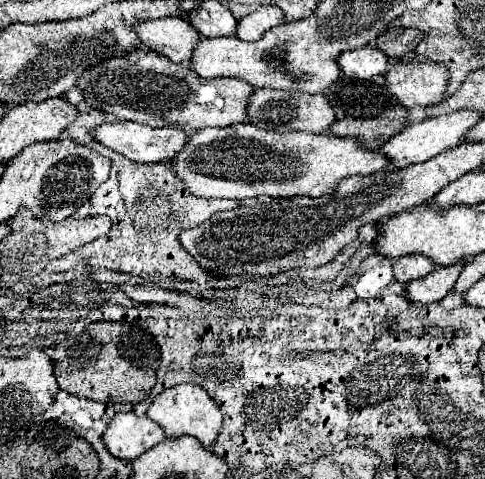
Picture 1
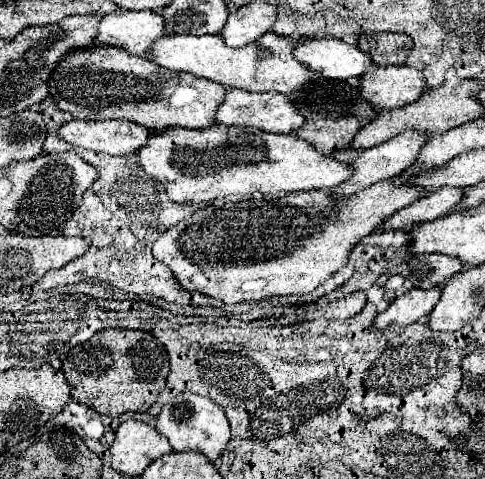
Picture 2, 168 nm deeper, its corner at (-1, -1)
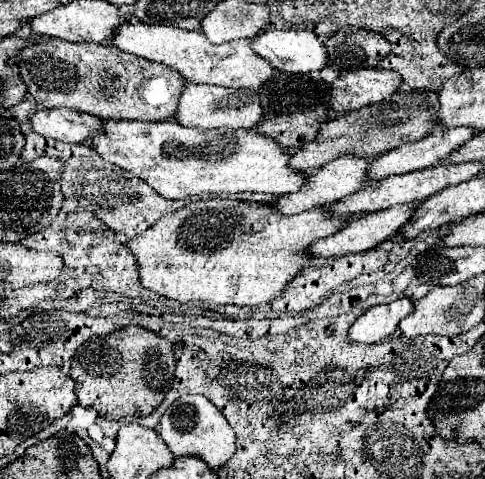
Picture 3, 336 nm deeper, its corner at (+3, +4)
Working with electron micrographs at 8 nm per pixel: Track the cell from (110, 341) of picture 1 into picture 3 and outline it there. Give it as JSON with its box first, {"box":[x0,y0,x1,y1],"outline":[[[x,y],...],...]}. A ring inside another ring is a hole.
{"box":[70,326,174,420],"outline":[[[124,326],[112,334],[88,340],[72,358],[84,362],[84,370],[70,370],[76,382],[80,406],[94,408],[102,418],[120,420],[124,416],[150,414],[172,388],[174,380],[174,348],[172,342],[148,332],[142,326]]]}

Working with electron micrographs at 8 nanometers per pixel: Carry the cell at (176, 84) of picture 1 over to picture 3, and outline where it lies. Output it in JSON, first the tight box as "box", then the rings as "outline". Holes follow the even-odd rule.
{"box":[12,38,186,122],"outline":[[[38,38],[34,46],[24,48],[12,64],[20,66],[22,80],[28,84],[28,92],[34,96],[38,106],[44,108],[70,108],[78,112],[88,112],[104,120],[152,120],[164,122],[172,120],[178,112],[178,100],[186,86],[186,80],[170,66],[148,62],[140,56],[120,52],[116,46],[104,46],[94,42],[66,42],[60,38]]]}

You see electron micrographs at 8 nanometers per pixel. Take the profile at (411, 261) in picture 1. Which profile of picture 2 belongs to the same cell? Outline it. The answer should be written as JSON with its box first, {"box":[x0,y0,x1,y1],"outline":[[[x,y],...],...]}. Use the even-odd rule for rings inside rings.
{"box":[408,253,466,289],"outline":[[[444,253],[412,255],[408,261],[408,267],[410,267],[408,279],[418,289],[442,287],[450,277],[466,269],[466,265],[460,259],[452,255],[444,255]]]}

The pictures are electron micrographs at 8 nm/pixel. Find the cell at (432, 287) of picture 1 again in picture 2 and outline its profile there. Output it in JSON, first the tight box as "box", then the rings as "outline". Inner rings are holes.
{"box":[374,287,440,331],"outline":[[[432,287],[428,291],[424,289],[412,289],[400,297],[396,297],[390,307],[380,313],[374,319],[374,329],[380,331],[386,325],[410,325],[416,323],[420,317],[428,315],[432,311],[432,307],[438,303],[440,299],[440,289]]]}

